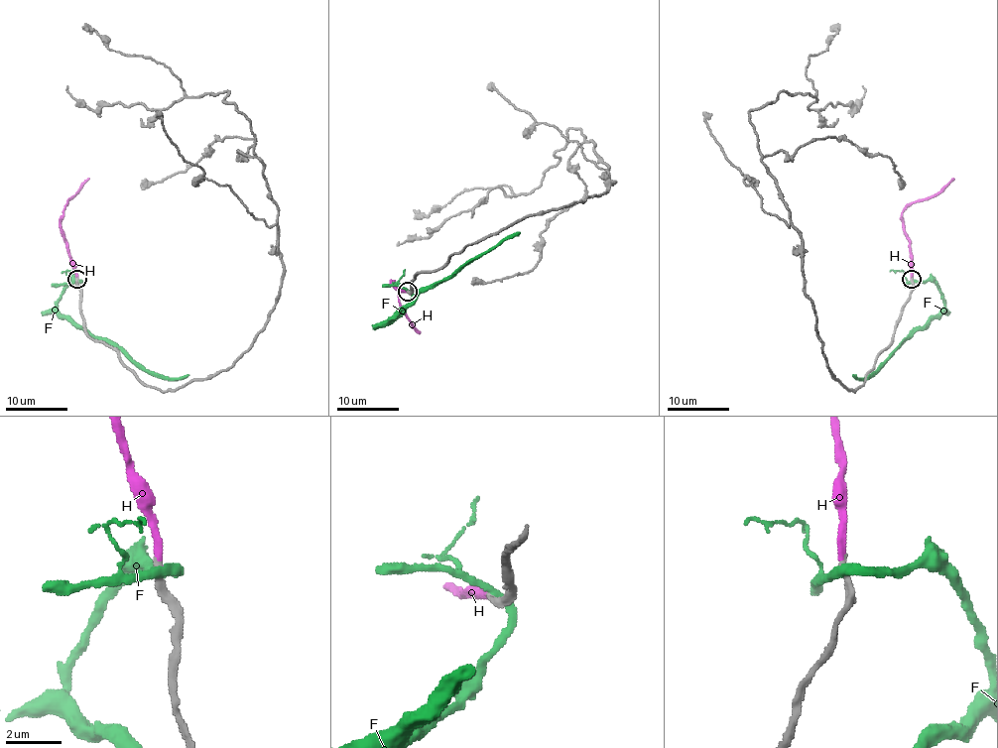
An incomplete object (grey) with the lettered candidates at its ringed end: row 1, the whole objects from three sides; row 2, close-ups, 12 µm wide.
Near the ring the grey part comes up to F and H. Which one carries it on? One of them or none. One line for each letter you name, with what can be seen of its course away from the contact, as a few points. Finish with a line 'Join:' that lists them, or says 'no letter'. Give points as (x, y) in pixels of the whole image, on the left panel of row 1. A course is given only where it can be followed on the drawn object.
H: via (77, 279), (75, 264), (61, 225), (69, 199), (88, 179)
Join: H

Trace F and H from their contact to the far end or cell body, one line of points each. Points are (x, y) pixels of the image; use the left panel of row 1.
F: (77, 281), (62, 295), (57, 311), (89, 335), (120, 347), (161, 377), (188, 375)
H: (77, 279), (75, 264), (61, 225), (69, 199), (88, 179)

